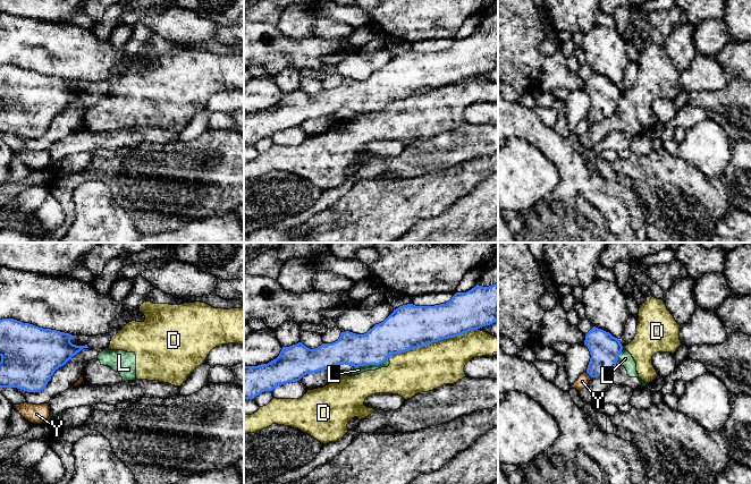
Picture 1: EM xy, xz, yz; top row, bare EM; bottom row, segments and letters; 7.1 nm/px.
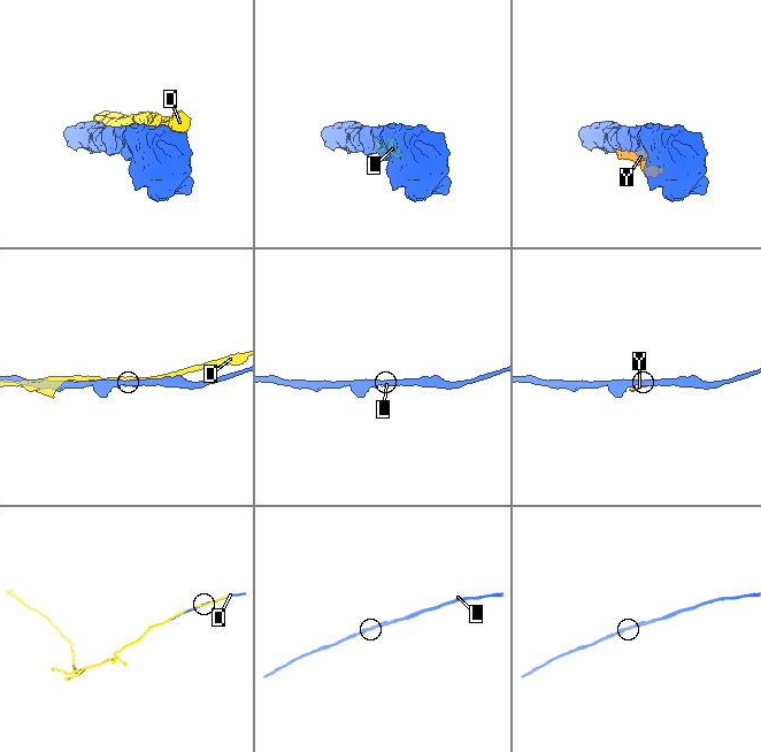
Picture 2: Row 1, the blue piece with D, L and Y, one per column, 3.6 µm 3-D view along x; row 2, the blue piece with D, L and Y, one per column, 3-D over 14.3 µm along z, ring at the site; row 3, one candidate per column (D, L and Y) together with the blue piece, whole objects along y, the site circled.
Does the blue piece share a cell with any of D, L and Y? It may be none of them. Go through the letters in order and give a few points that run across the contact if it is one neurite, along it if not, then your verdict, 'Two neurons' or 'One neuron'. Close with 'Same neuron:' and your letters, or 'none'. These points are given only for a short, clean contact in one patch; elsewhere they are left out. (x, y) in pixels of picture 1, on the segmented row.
D: Two neurons
L: Two neurons
Y: Two neurons
Same neuron: none

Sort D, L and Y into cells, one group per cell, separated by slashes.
D L / Y

